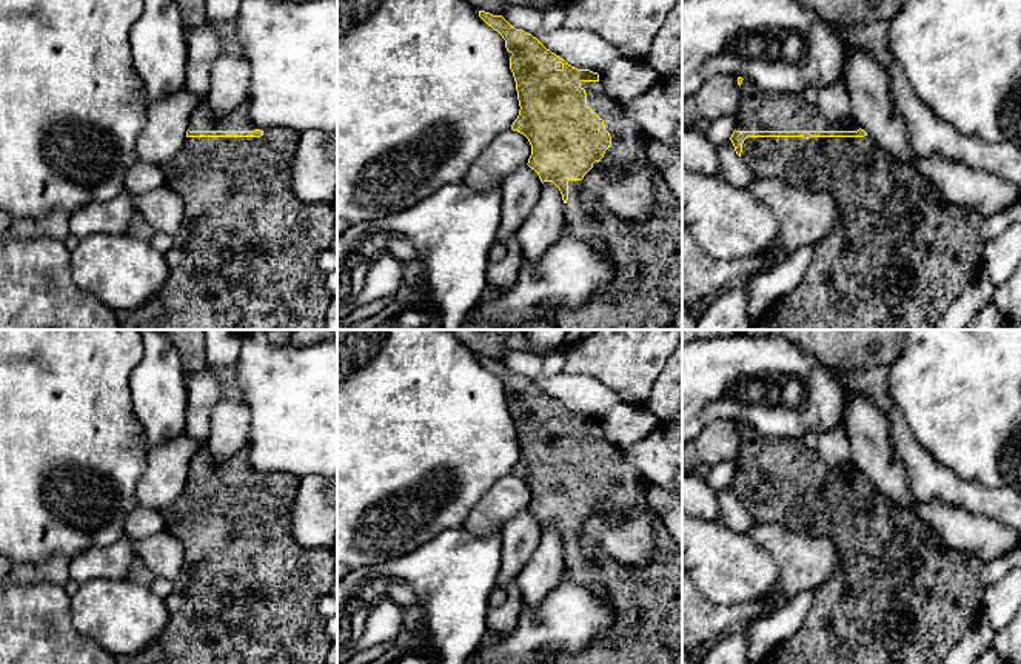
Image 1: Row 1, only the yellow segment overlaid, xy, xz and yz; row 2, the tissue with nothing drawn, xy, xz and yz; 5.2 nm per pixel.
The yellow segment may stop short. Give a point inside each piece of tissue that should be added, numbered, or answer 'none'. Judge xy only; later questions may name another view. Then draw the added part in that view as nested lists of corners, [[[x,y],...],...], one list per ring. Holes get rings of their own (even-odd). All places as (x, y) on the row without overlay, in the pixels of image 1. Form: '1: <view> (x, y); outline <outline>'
1: xy (247, 593); outline [[[199,448],[188,467],[189,476],[254,476],[260,475],[260,482],[186,482],[177,501],[159,510],[163,518],[165,530],[177,538],[183,547],[183,565],[174,582],[172,593],[165,599],[171,619],[163,632],[142,652],[136,655],[115,656],[115,664],[326,664],[326,656],[334,641],[326,633],[326,618],[319,612],[319,601],[330,593],[336,581],[337,553],[334,548],[303,548],[291,536],[291,511],[297,496],[300,478],[290,473],[266,471],[259,473],[248,459],[248,450],[228,459],[217,461],[205,448]]]

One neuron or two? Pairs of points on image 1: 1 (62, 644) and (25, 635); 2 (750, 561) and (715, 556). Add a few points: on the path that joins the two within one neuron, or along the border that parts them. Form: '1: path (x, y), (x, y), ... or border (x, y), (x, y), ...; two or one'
1: path (53, 644), (34, 644); one
2: path (741, 561), (724, 561); one

